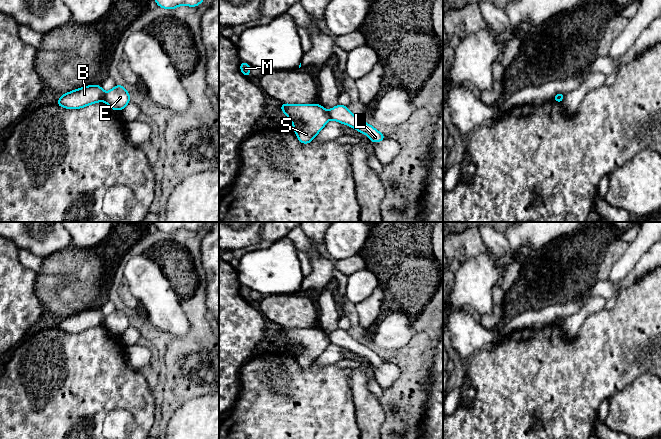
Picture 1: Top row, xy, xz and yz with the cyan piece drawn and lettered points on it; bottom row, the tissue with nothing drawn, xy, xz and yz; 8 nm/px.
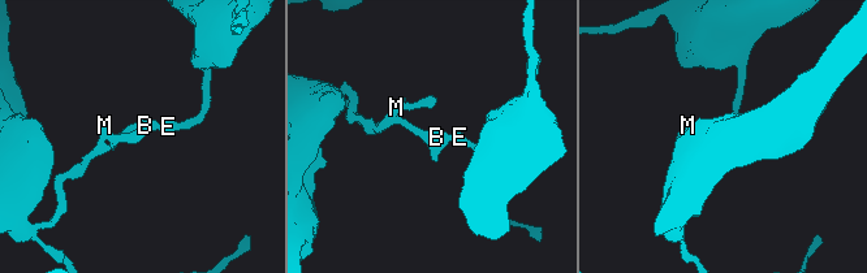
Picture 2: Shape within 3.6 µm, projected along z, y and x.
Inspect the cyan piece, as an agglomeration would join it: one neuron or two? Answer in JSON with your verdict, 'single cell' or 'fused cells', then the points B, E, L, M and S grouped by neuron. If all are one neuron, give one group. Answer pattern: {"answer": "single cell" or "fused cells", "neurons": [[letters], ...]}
{"answer": "fused cells", "neurons": [["B", "M", "S"], ["E", "L"]]}

